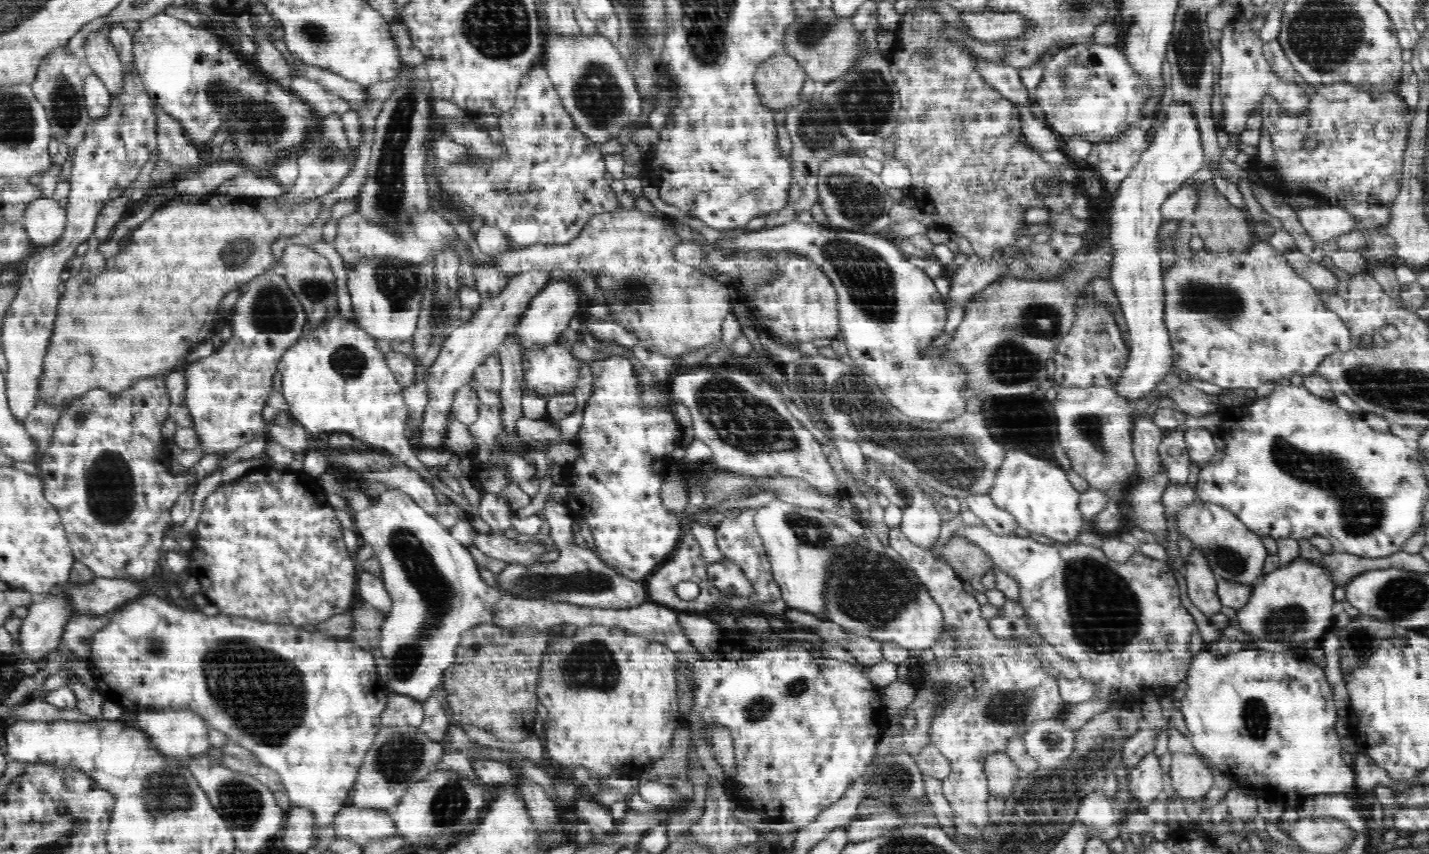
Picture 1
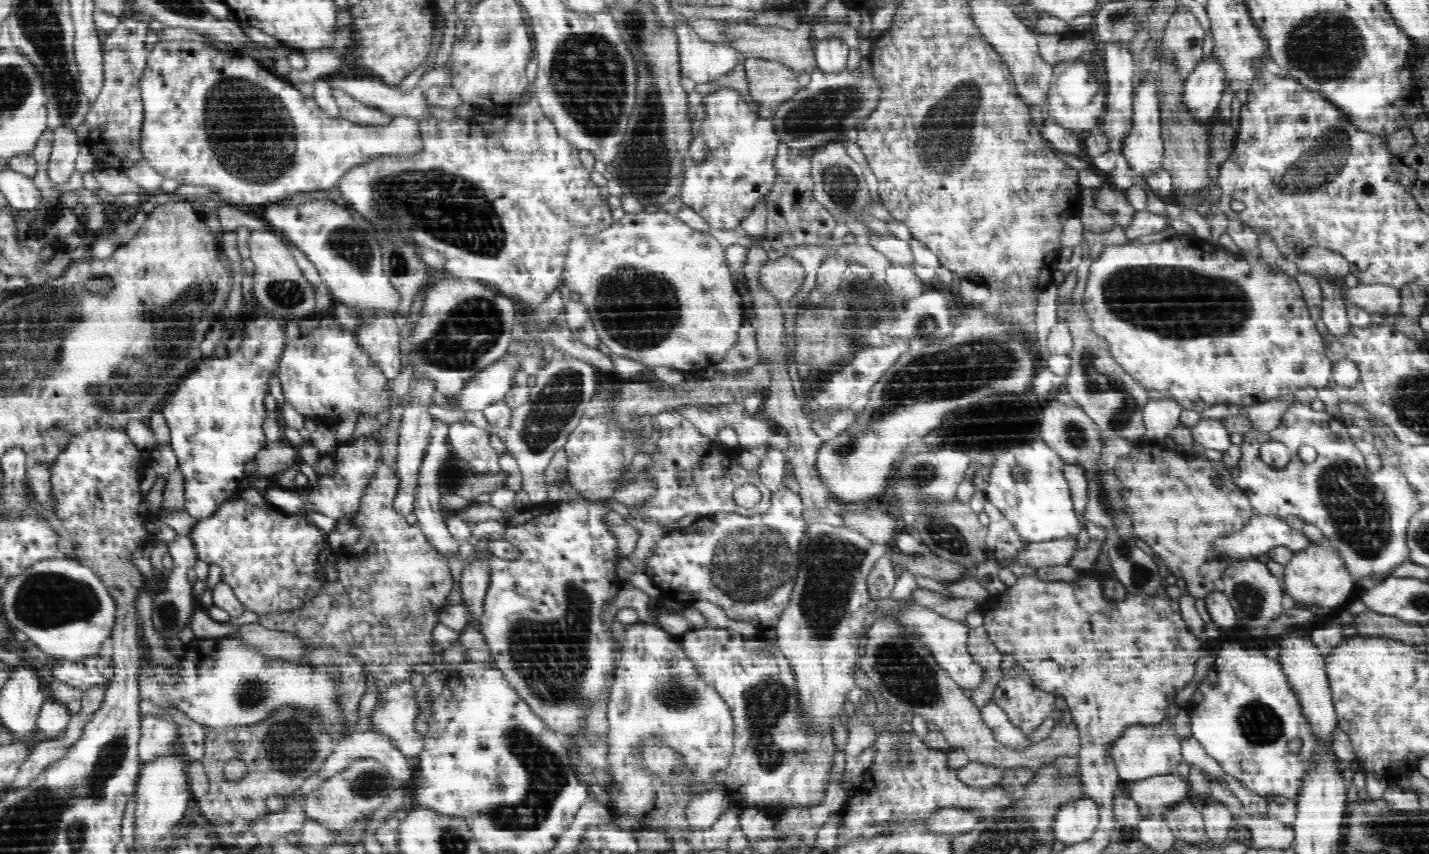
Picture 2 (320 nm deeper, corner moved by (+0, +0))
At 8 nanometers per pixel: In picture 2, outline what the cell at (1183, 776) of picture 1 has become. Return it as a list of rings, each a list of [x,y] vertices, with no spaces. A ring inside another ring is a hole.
[[[1177,772],[1152,776],[1150,779],[1127,782],[1124,784],[1127,795],[1137,804],[1142,817],[1160,816],[1160,806],[1170,806],[1188,800],[1191,795],[1186,779]]]

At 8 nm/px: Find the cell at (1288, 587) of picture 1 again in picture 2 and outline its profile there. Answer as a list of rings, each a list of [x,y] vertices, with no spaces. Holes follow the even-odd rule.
[[[1330,541],[1314,542],[1308,545],[1306,550],[1296,551],[1290,563],[1285,567],[1284,584],[1286,592],[1292,596],[1292,600],[1300,604],[1316,604],[1316,606],[1343,606],[1351,598],[1348,594],[1356,596],[1357,587],[1355,579],[1347,570],[1345,561],[1334,547],[1330,546]]]

